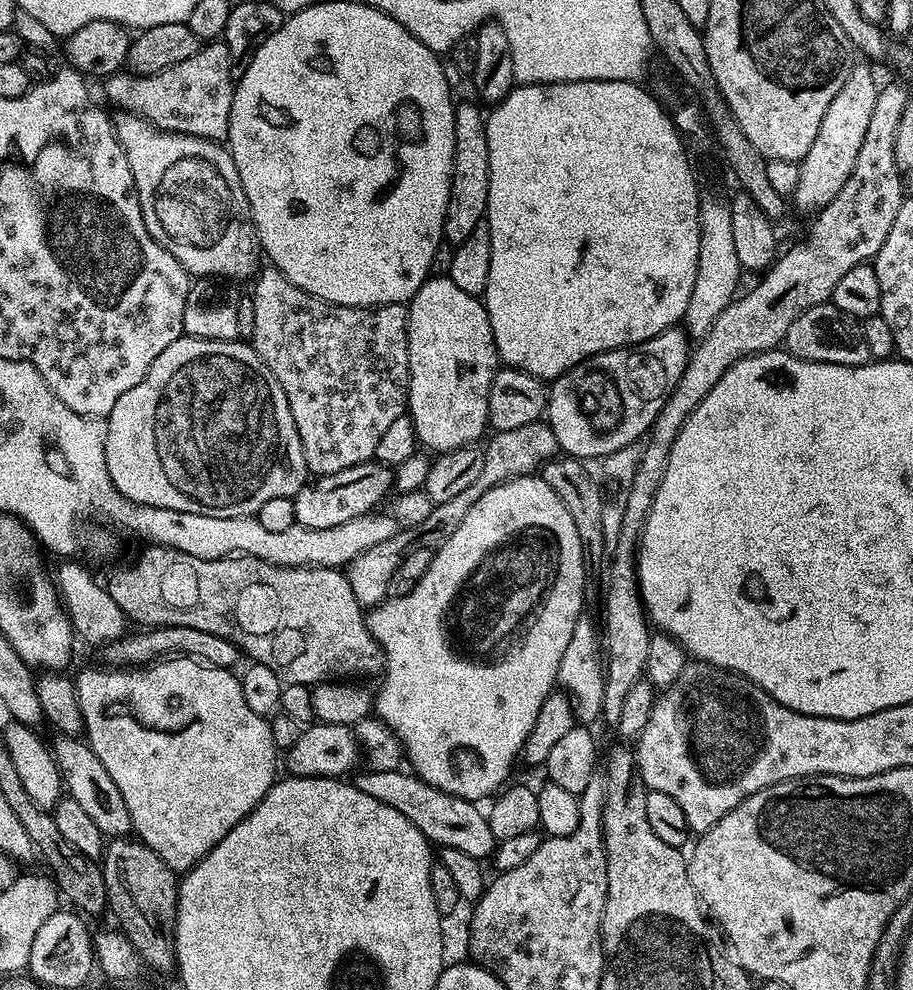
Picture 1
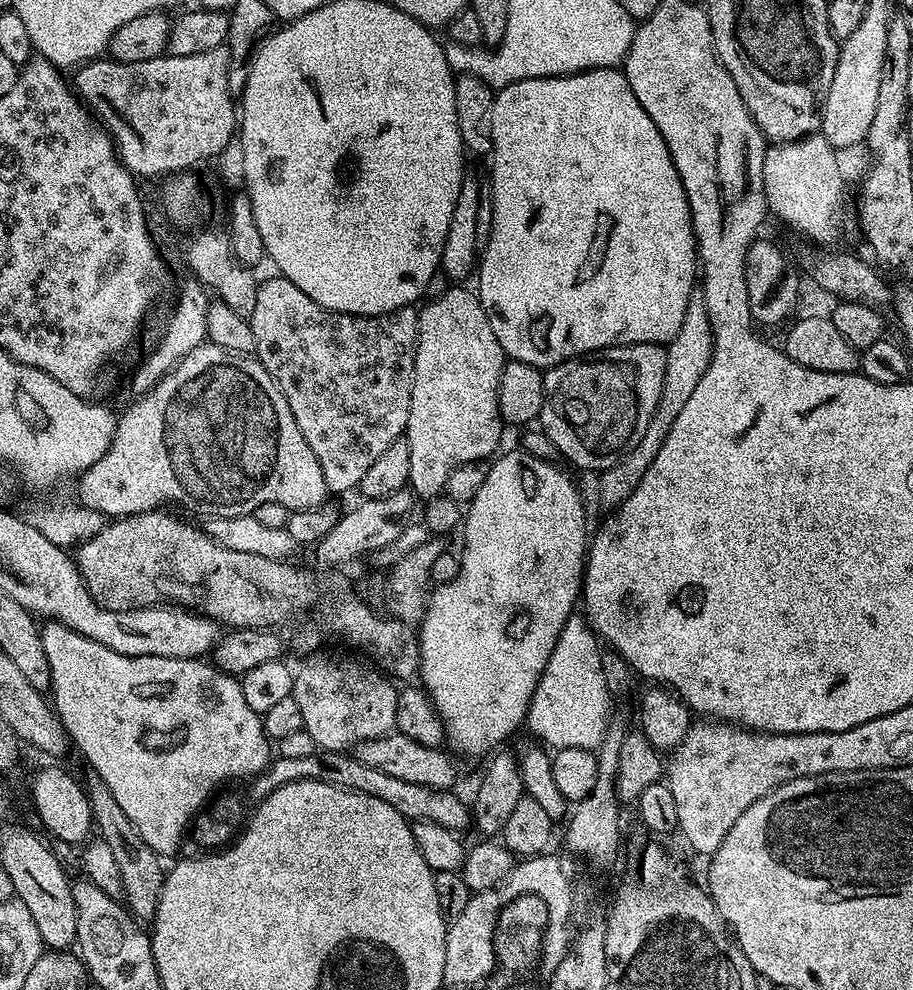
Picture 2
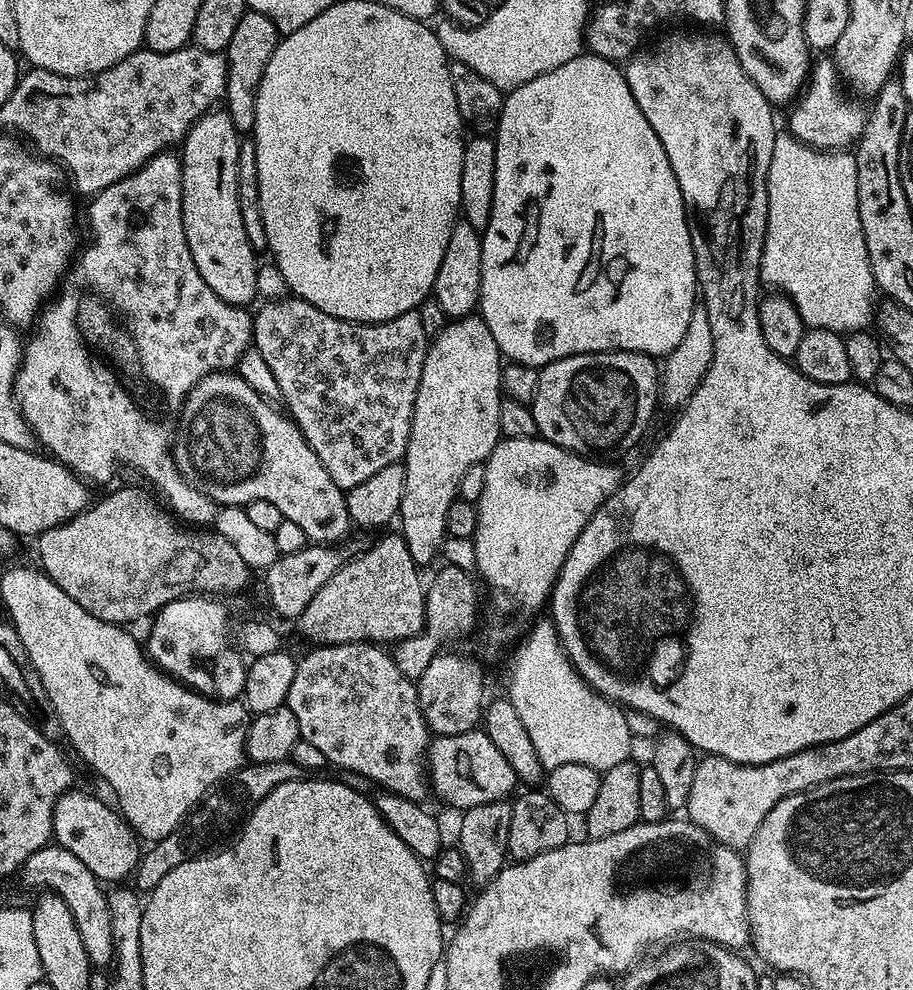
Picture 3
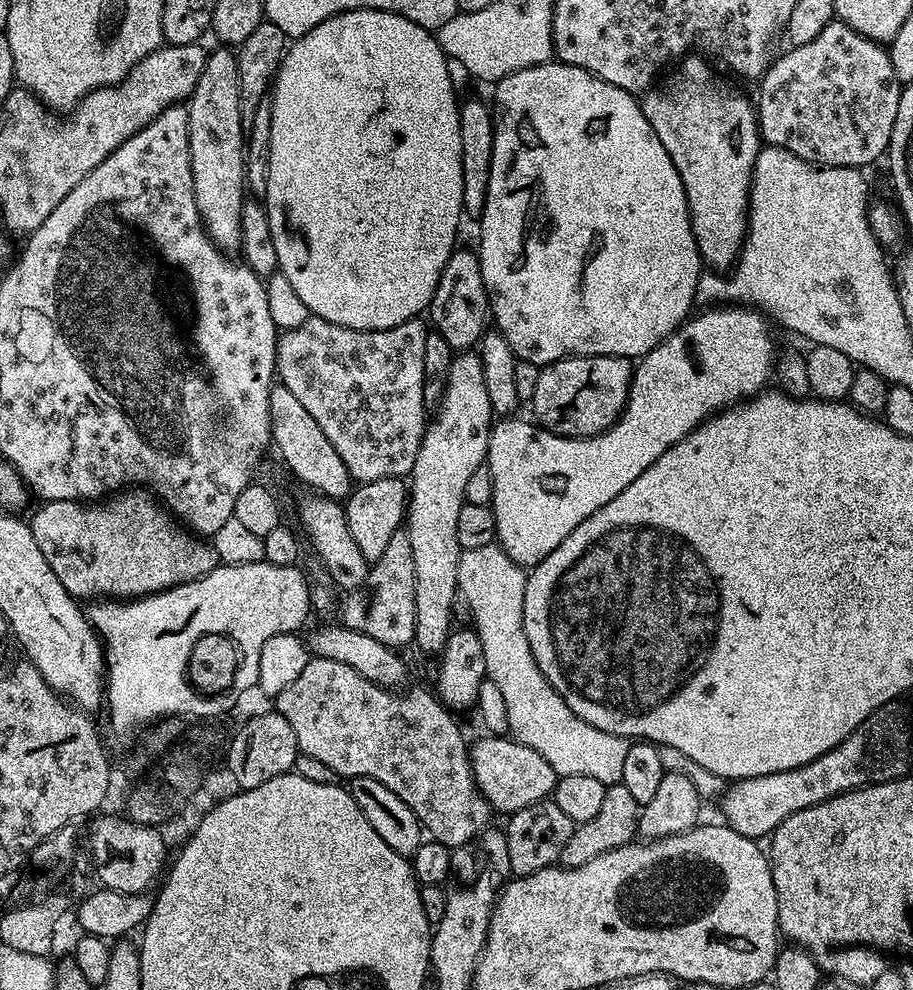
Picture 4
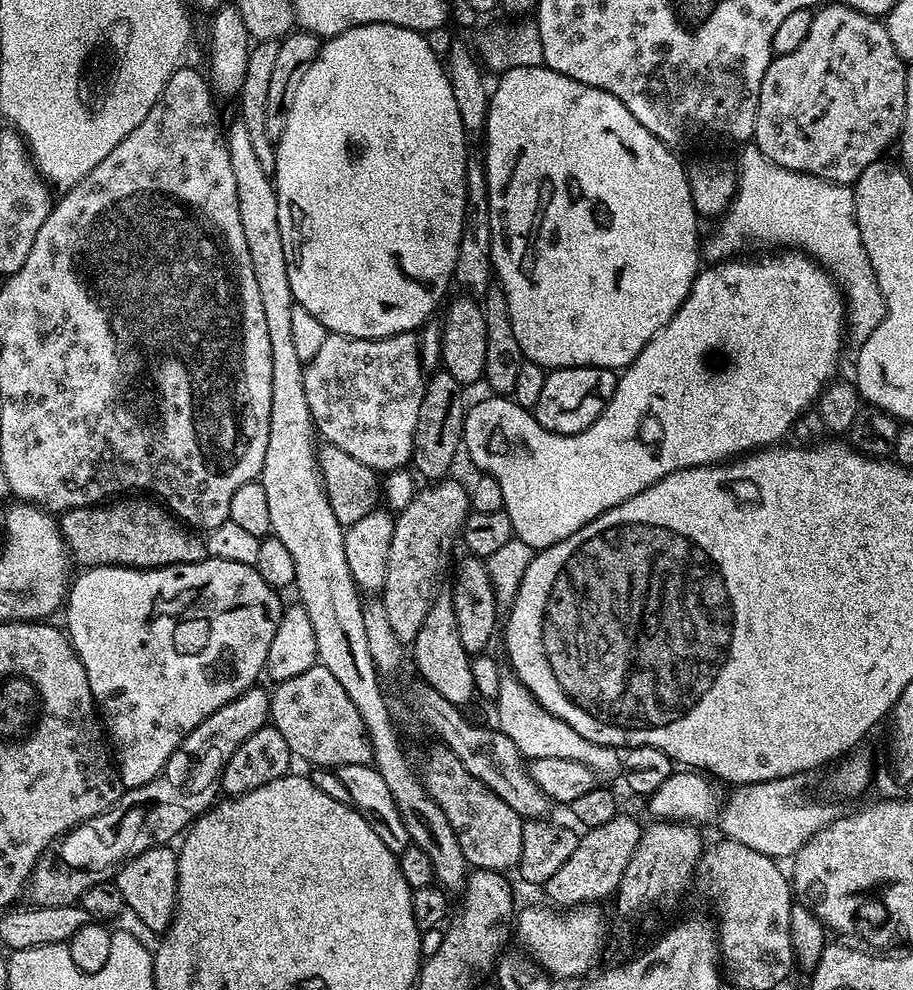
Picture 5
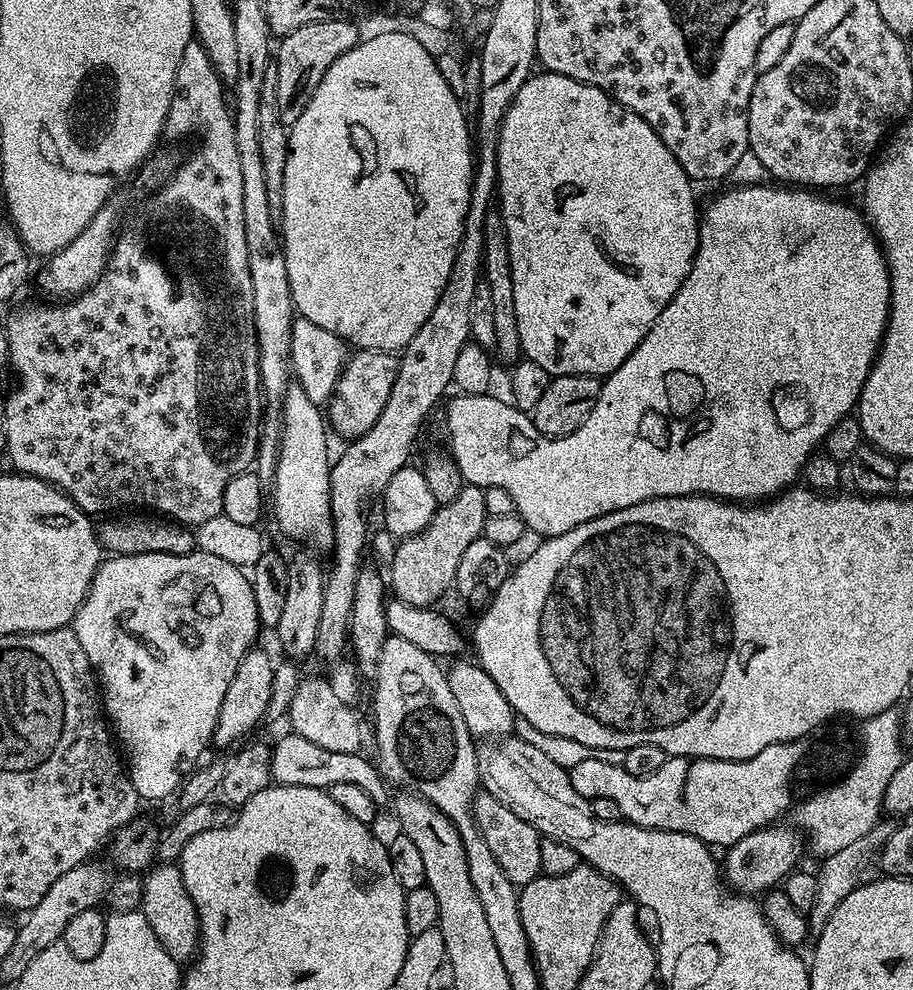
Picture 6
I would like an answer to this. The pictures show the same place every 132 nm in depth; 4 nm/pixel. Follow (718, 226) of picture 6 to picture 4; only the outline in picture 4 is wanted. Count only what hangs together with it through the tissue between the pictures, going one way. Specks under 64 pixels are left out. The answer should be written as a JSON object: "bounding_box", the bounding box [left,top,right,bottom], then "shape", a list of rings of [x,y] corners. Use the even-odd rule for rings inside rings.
{"bounding_box":[486,306,778,566],"shape":[[[708,306],[700,310],[700,313],[698,312],[685,320],[657,348],[650,350],[648,355],[639,361],[638,370],[633,371],[632,374],[632,385],[628,391],[628,401],[624,403],[624,412],[614,424],[604,432],[599,432],[597,436],[556,436],[537,426],[531,419],[528,421],[516,420],[517,418],[500,418],[493,423],[492,433],[488,439],[488,459],[486,461],[490,474],[494,474],[494,498],[490,507],[496,519],[495,539],[500,547],[507,550],[514,563],[521,566],[535,566],[542,563],[579,524],[586,522],[586,518],[590,518],[590,514],[602,510],[602,506],[606,506],[606,502],[610,502],[614,498],[618,498],[618,494],[622,494],[622,490],[626,490],[626,486],[630,486],[630,482],[634,482],[634,478],[638,478],[638,474],[642,474],[642,470],[654,466],[654,462],[658,458],[662,458],[662,454],[666,450],[670,450],[670,446],[674,446],[682,438],[686,438],[709,416],[715,416],[717,412],[722,412],[725,408],[731,408],[733,404],[739,404],[765,391],[767,384],[764,383],[767,380],[771,381],[774,376],[774,361],[777,359],[778,351],[776,352],[776,344],[772,341],[772,332],[768,329],[770,324],[764,313],[747,306]]]}

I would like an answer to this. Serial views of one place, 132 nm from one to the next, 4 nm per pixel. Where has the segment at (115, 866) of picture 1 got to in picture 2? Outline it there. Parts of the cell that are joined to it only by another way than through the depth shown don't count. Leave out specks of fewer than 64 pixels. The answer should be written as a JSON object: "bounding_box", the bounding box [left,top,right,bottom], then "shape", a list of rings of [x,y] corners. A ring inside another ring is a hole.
{"bounding_box":[82,768,166,921],"shape":[[[91,768],[85,769],[82,783],[90,802],[93,823],[98,829],[99,837],[110,846],[113,857],[118,862],[118,870],[121,871],[123,882],[123,899],[129,911],[137,919],[149,921],[156,915],[158,898],[164,885],[166,870],[164,865],[162,866],[163,861],[150,846],[146,845],[146,842],[142,841],[141,835],[134,829],[134,824],[127,818],[122,806],[115,801],[114,794],[106,786],[106,782],[102,782],[102,776],[97,771]]]}

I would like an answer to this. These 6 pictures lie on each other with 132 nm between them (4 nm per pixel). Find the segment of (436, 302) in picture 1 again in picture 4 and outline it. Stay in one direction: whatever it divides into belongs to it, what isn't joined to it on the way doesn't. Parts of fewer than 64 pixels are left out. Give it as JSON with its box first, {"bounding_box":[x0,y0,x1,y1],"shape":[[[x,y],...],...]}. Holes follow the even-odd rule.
{"bounding_box":[406,350,494,654],"shape":[[[464,350],[453,359],[448,375],[444,397],[438,405],[440,413],[436,421],[424,430],[422,446],[410,473],[406,531],[410,538],[410,554],[414,554],[414,626],[416,627],[415,647],[424,652],[440,654],[448,642],[448,633],[453,631],[452,607],[458,604],[458,589],[462,584],[460,575],[460,554],[458,542],[459,512],[465,502],[466,482],[474,470],[485,467],[488,459],[488,439],[492,433],[494,413],[490,397],[486,394],[486,378],[482,378],[482,362],[472,350]]]}

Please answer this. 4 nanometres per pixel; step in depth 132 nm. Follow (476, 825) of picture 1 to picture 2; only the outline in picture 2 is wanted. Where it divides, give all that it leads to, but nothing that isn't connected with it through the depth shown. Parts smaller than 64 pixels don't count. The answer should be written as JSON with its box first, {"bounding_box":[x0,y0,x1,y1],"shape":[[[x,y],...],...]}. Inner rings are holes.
{"bounding_box":[247,750,472,833],"shape":[[[318,750],[306,758],[286,758],[277,755],[263,768],[257,776],[247,781],[248,796],[252,802],[266,799],[274,790],[286,786],[295,780],[309,780],[310,782],[326,782],[330,786],[345,788],[351,792],[370,794],[370,798],[379,798],[389,806],[394,806],[398,814],[405,816],[408,821],[425,820],[436,822],[438,826],[446,826],[451,832],[463,833],[464,827],[472,824],[472,814],[467,803],[464,804],[455,796],[455,791],[430,786],[418,786],[418,782],[402,782],[402,778],[394,778],[390,774],[382,774],[382,770],[374,770],[366,766],[355,755],[348,752],[326,752]]]}

